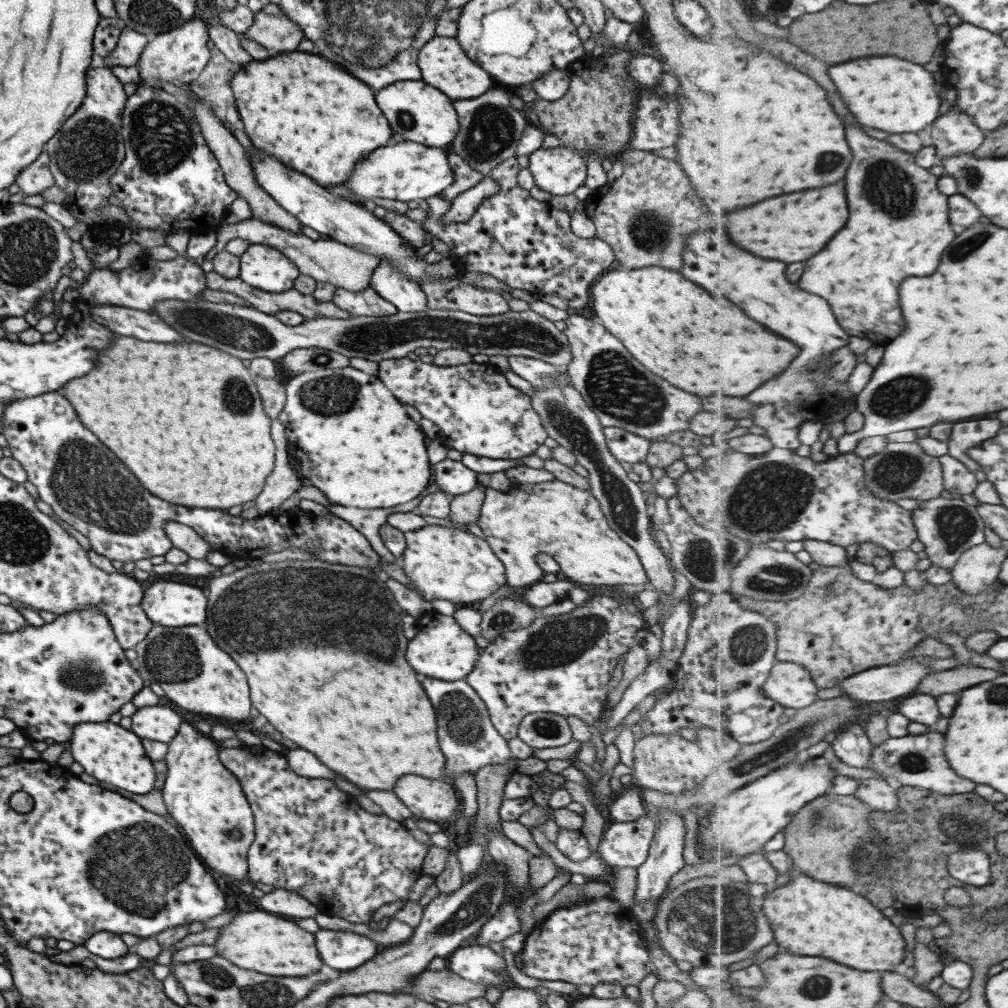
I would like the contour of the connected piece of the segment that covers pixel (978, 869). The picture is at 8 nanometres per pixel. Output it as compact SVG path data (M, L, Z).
M959 849L949 855L948 869L964 884L976 887L990 883L990 855L980 849Z

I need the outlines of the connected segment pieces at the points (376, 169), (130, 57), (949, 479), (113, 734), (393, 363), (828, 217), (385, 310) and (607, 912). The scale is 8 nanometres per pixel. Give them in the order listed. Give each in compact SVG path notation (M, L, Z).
M409 140L393 142L393 146L375 148L371 156L359 160L355 172L351 172L347 184L343 186L349 192L361 196L362 200L387 198L387 200L409 202L409 200L428 199L439 194L449 184L453 184L454 174L447 155L447 149L443 147L433 148Z
M124 26L113 51L105 59L101 59L103 65L110 69L113 66L134 66L148 41L144 34Z
M945 455L938 458L942 461L944 472L944 484L951 493L973 494L980 482L977 482L977 476L960 460L955 460L951 455Z
M109 721L79 723L73 728L67 743L71 758L81 765L85 775L133 794L145 794L153 788L155 773L152 761L147 758L140 738L130 730Z
M407 357L380 360L376 376L402 404L413 406L420 416L431 420L438 428L437 438L447 448L462 454L474 454L485 458L513 460L534 454L534 450L547 438L538 414L530 405L530 397L510 386L505 377L488 363L435 366L433 363L413 362Z
M845 182L815 188L811 192L797 192L787 196L777 196L771 200L763 200L749 210L743 208L729 216L731 238L741 246L749 248L763 258L783 260L783 262L803 262L821 252L827 242L845 228L849 220L849 204L845 194Z
M368 285L361 292L349 292L336 288L331 302L351 316L391 316L398 310L386 300L383 300L374 289Z
M613 896L587 899L569 908L555 909L525 935L523 947L518 952L523 962L523 969L520 971L537 980L561 980L577 987L581 984L595 986L599 983L615 983L623 987L638 986L654 970L645 949L647 936L642 934L640 925L631 908L617 903Z

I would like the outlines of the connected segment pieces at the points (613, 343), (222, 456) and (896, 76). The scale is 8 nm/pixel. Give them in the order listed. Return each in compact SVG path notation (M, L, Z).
M570 313L563 322L566 327L562 333L568 340L571 353L571 360L564 368L565 373L572 387L579 392L602 427L620 428L650 442L658 436L688 430L689 419L702 410L699 398L687 392L681 392L671 384L667 384L665 380L657 378L655 374L647 372L641 364L637 364L635 358L631 358L631 354L625 352L621 342L615 336L611 336L594 317L585 318L582 315Z
M115 336L115 340L111 340L111 348L105 348L103 352L97 354L95 366L91 368L91 372L87 372L87 376L81 376L79 380L69 380L61 388L61 396L73 406L79 422L89 432L93 432L97 440L105 444L123 464L127 464L127 468L135 474L135 478L141 482L145 490L149 490L153 496L165 498L171 504L227 511L229 506L253 500L261 492L263 480L273 468L273 442L269 438L269 418L263 414L264 410L256 384L253 382L253 374L248 371L247 367L243 367L241 359L216 348L209 348L197 342L157 344L157 342L139 342L133 338Z
M897 56L885 58L861 58L855 62L839 64L831 68L831 80L839 86L839 92L849 108L861 116L861 124L891 134L897 132L921 132L939 118L941 98L935 90L935 78L923 66Z

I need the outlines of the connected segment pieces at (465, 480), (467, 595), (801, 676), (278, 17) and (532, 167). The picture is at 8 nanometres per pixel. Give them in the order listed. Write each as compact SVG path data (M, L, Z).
M446 458L433 466L433 482L450 497L469 492L478 484L473 470L466 468L461 461Z
M427 525L415 532L405 533L405 542L403 554L397 558L399 566L411 580L415 592L427 602L440 599L467 606L483 601L506 583L501 562L485 541L468 531Z
M778 662L765 684L766 695L787 708L809 707L817 701L818 684L809 669L793 662Z
M271 3L254 13L253 24L242 33L273 54L296 51L304 35L276 4Z
M565 147L538 148L528 154L527 170L535 186L553 196L571 194L584 186L585 157Z

